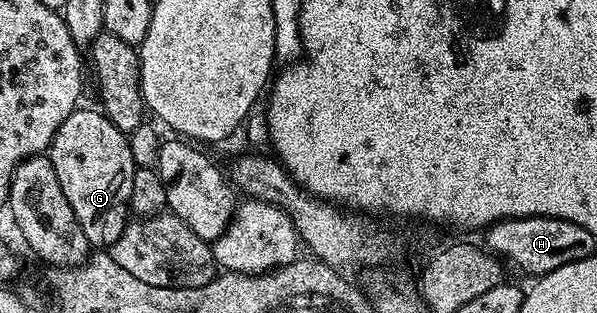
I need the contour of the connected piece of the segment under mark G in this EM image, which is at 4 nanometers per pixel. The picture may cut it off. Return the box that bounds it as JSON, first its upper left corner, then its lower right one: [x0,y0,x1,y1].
[46,107,138,251]

